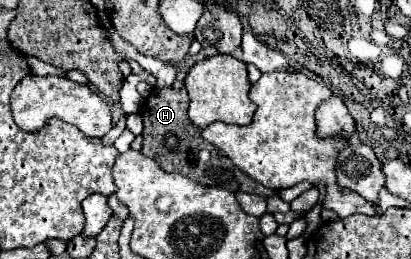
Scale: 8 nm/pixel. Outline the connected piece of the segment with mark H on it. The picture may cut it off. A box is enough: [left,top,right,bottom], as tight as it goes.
[141,86,275,198]

